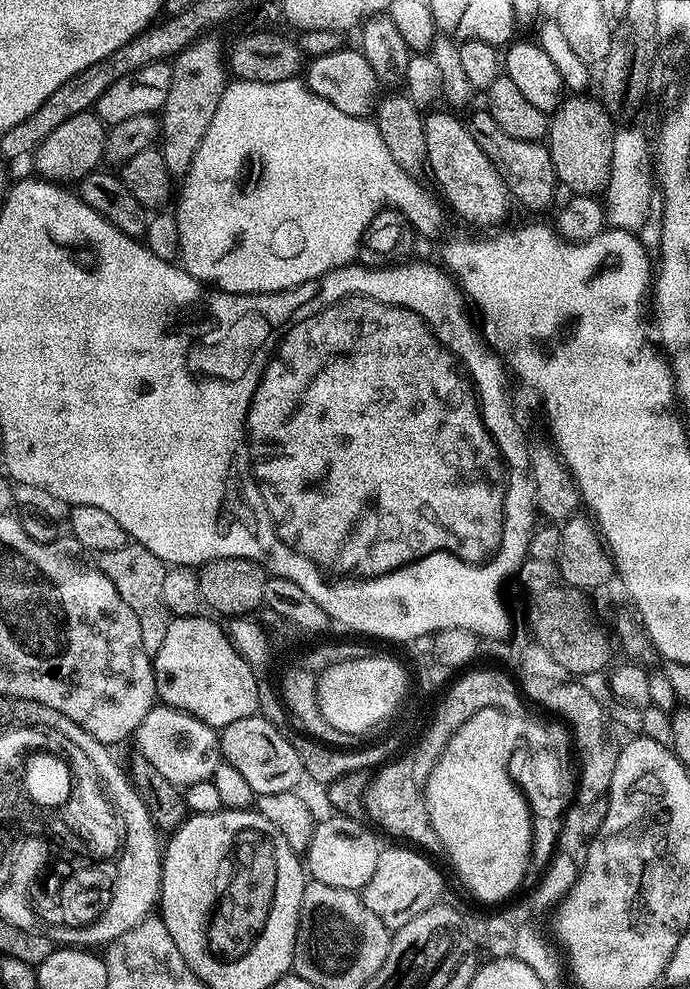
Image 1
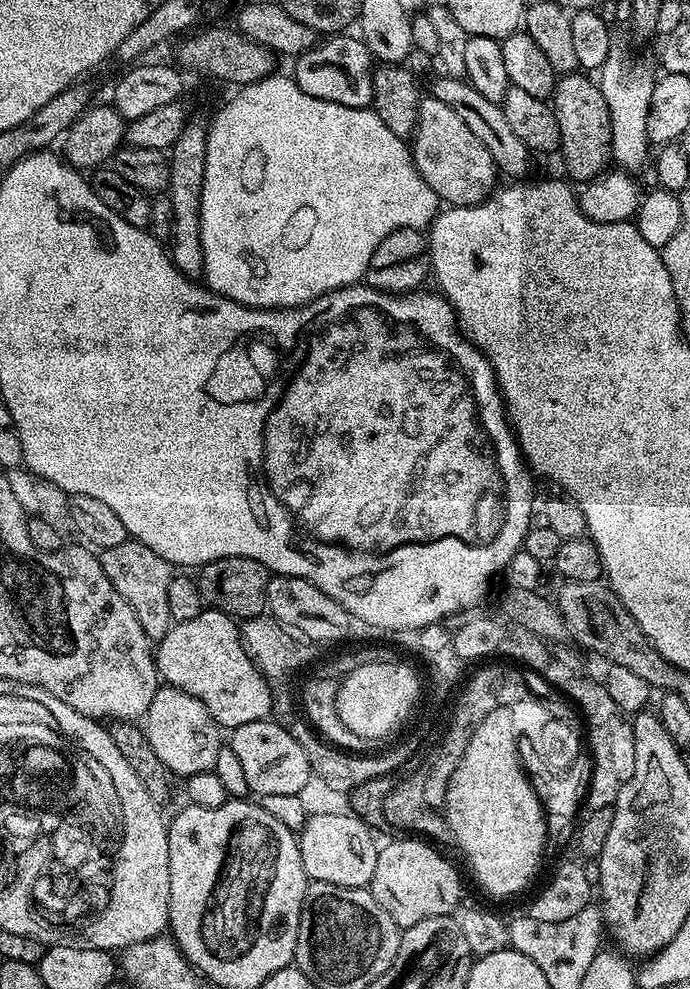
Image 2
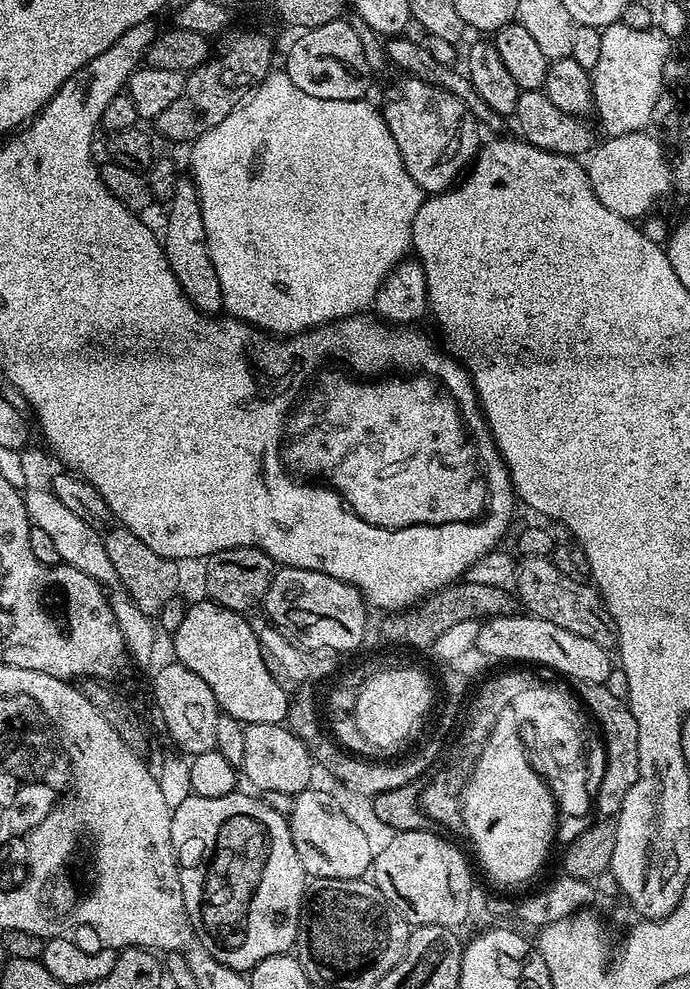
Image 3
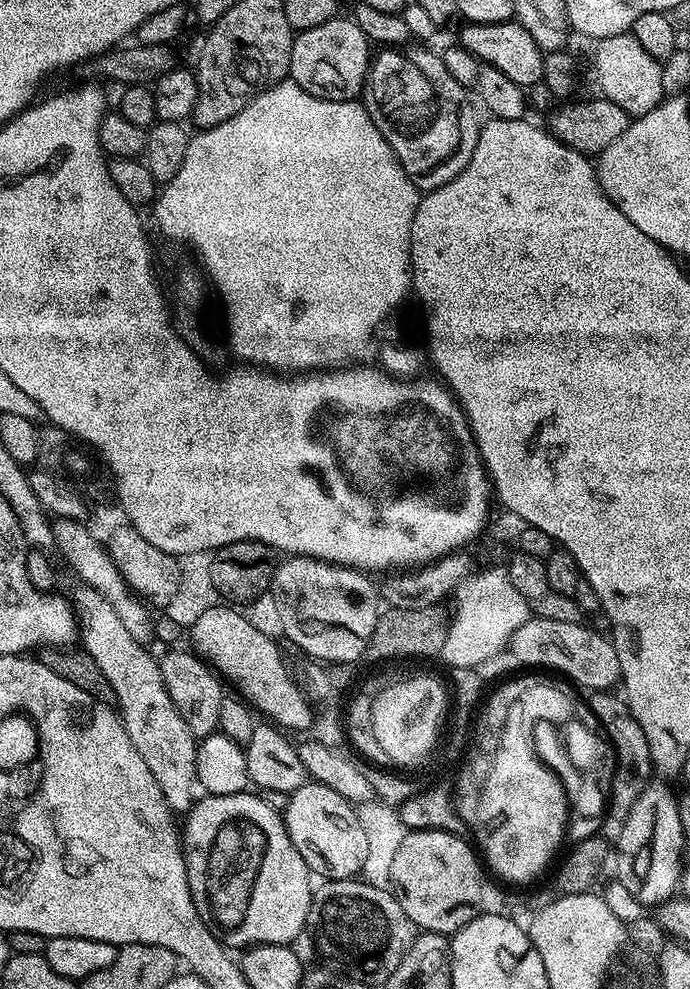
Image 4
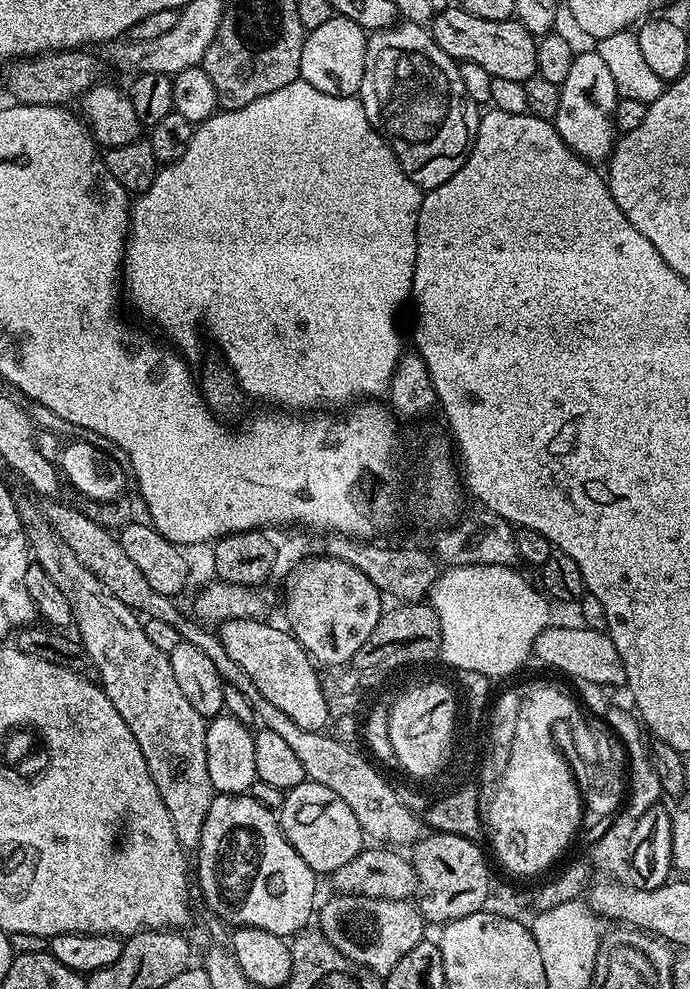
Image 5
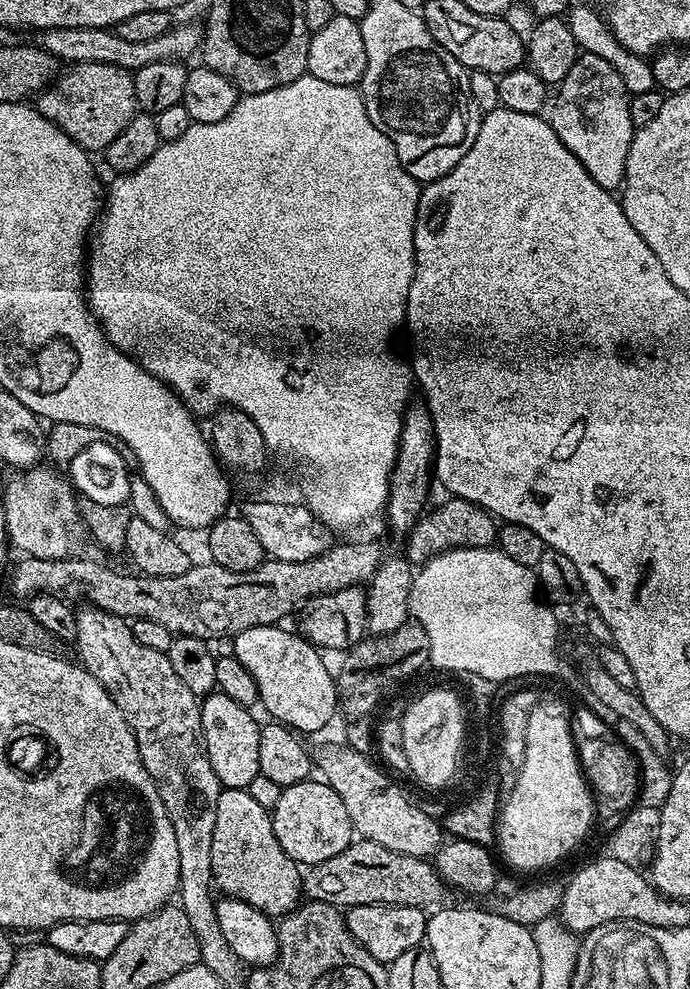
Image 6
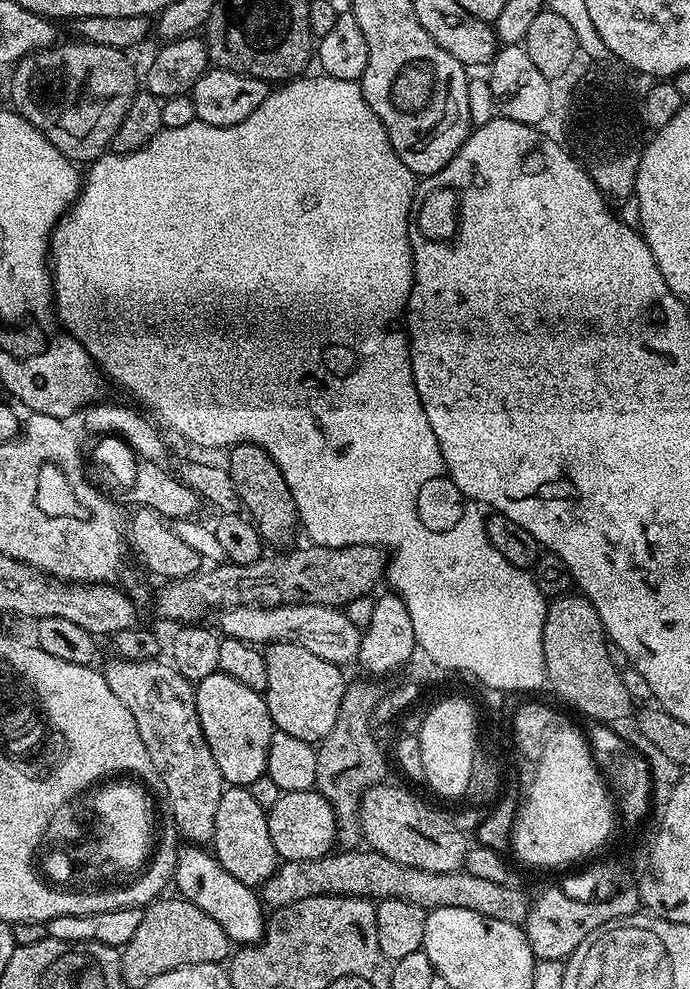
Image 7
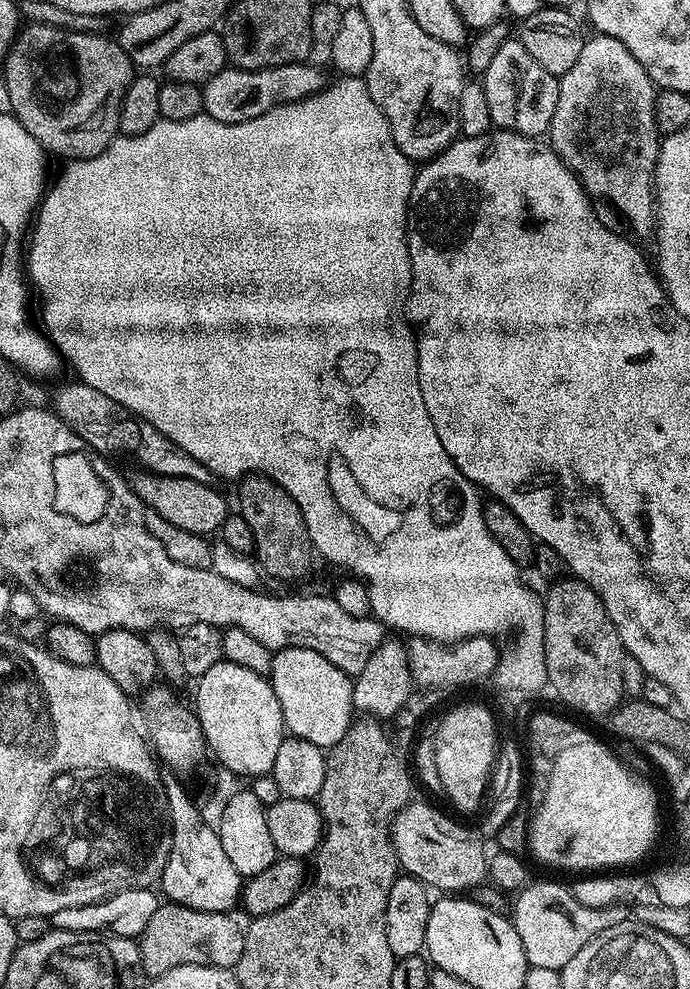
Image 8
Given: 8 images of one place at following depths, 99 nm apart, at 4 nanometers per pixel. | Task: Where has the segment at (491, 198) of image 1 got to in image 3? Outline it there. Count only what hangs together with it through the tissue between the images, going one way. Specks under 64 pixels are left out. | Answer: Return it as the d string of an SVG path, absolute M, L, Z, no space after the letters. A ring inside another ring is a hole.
M404 78L396 97L382 111L394 142L398 142L398 154L419 188L428 194L446 192L461 179L478 151L478 121L464 101L433 84Z

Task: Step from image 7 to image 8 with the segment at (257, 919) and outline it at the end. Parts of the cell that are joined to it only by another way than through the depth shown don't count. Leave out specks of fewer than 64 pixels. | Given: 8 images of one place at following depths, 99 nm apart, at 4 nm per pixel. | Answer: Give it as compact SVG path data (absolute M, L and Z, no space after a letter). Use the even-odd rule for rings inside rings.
M169 783L166 791L172 845L164 872L158 881L159 887L164 887L164 892L168 895L165 897L173 904L194 910L231 913L232 907L239 905L242 900L242 877L238 870L234 870L230 858L226 858L219 831L203 820L199 807L180 785Z

